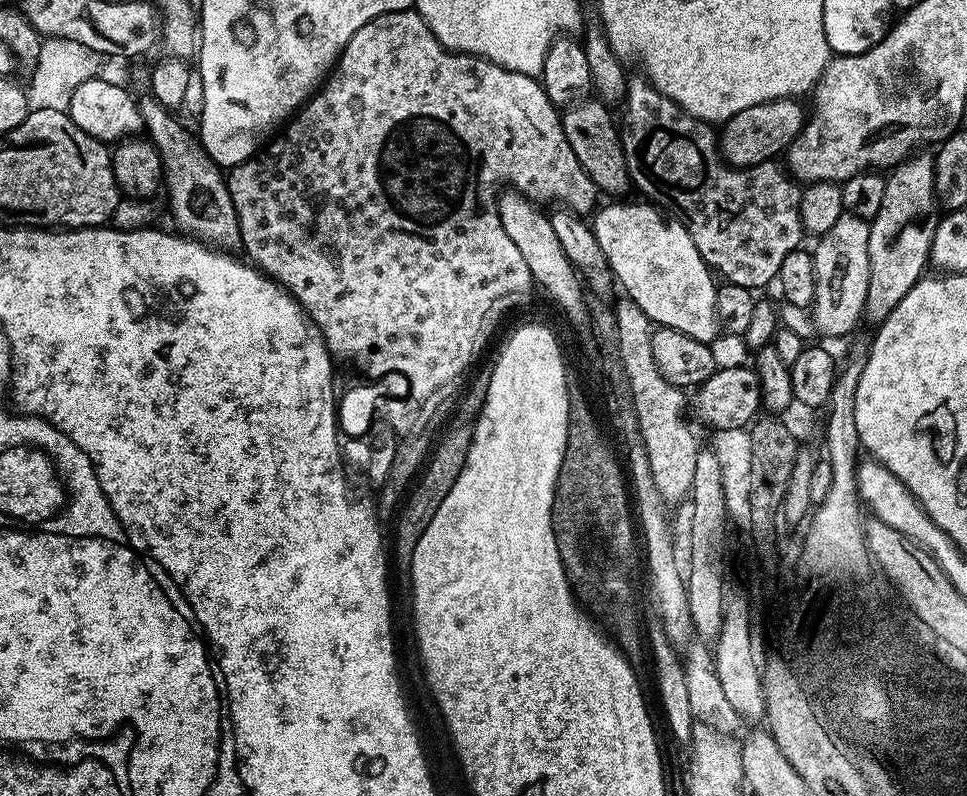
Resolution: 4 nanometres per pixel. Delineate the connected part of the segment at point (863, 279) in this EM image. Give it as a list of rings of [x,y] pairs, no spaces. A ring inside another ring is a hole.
[[[844,215],[826,230],[824,236],[815,241],[816,248],[812,252],[814,262],[814,278],[816,279],[816,293],[810,301],[810,311],[813,321],[816,324],[816,331],[828,336],[844,336],[847,332],[852,332],[859,322],[860,316],[865,315],[864,303],[868,293],[868,283],[870,282],[870,230],[869,221],[863,220],[861,216]]]

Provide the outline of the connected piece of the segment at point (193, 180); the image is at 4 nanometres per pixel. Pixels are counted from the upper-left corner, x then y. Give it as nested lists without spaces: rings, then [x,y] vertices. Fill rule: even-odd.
[[[141,97],[138,103],[147,137],[163,158],[166,192],[168,188],[170,212],[175,224],[173,227],[217,249],[235,249],[240,244],[240,223],[220,166],[205,153],[197,137],[193,133],[191,135],[155,97]]]

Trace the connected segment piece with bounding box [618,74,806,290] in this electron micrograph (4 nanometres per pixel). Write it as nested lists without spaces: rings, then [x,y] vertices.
[[[637,74],[627,81],[627,92],[622,101],[622,109],[618,112],[618,127],[620,129],[620,141],[622,142],[622,150],[626,158],[626,166],[628,167],[628,179],[633,185],[636,184],[645,192],[647,199],[653,205],[659,206],[661,209],[667,210],[673,217],[684,224],[685,229],[689,232],[690,238],[698,248],[698,254],[702,256],[708,267],[713,273],[724,275],[723,279],[730,284],[738,286],[746,286],[753,290],[764,288],[768,283],[775,281],[780,275],[780,267],[786,259],[786,254],[797,251],[801,247],[800,239],[805,239],[806,233],[802,226],[802,218],[800,217],[800,193],[801,185],[797,183],[791,172],[783,163],[777,162],[775,159],[767,160],[761,164],[755,164],[752,168],[733,168],[731,164],[722,159],[720,150],[720,141],[718,132],[713,125],[707,124],[704,120],[694,118],[686,110],[682,110],[670,98],[666,98],[661,94],[653,84],[649,84],[643,75]]]

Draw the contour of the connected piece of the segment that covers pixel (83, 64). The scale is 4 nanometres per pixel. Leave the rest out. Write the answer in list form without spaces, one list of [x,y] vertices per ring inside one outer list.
[[[43,37],[39,48],[38,62],[32,69],[32,75],[34,75],[32,84],[28,86],[29,109],[65,112],[69,106],[70,94],[78,85],[88,80],[99,79],[114,85],[126,86],[130,78],[130,64],[132,64],[131,59],[124,54],[112,56],[93,50],[90,46],[75,42],[70,38]]]

